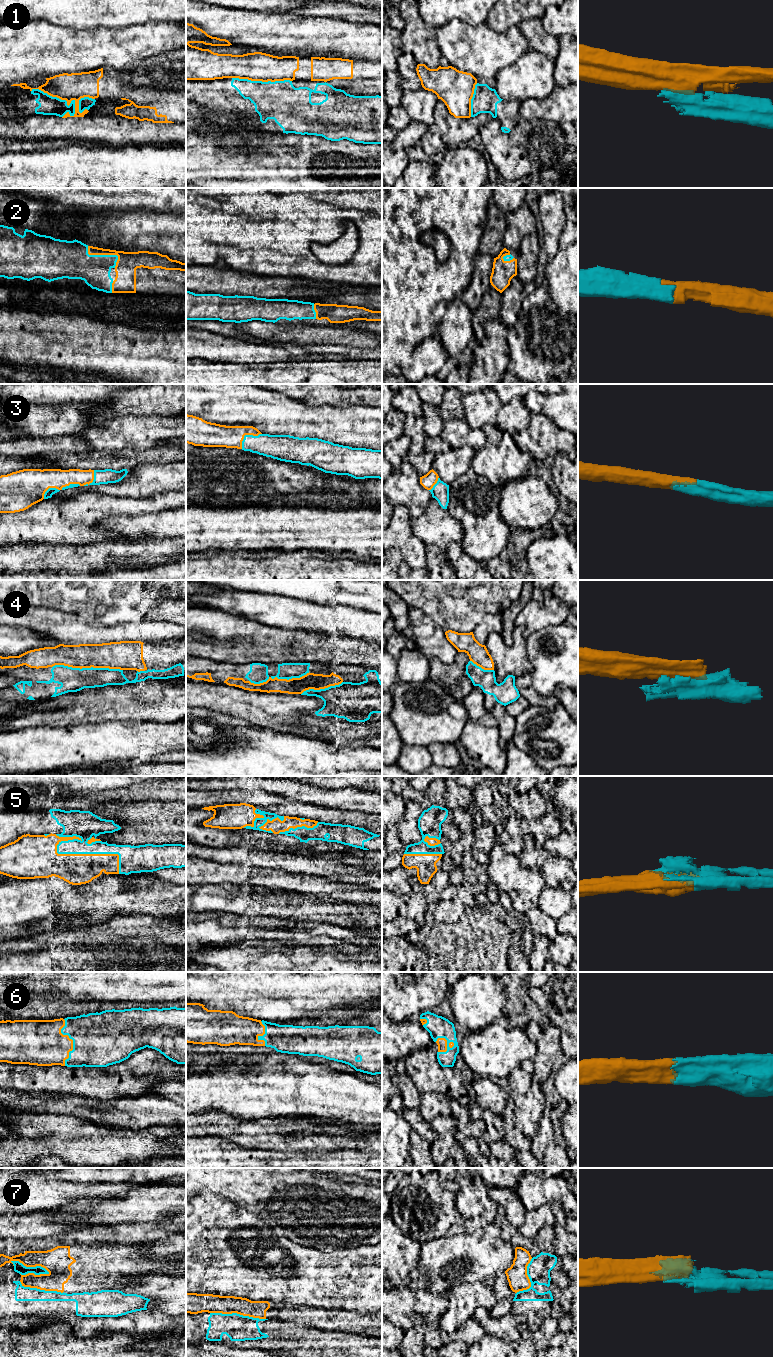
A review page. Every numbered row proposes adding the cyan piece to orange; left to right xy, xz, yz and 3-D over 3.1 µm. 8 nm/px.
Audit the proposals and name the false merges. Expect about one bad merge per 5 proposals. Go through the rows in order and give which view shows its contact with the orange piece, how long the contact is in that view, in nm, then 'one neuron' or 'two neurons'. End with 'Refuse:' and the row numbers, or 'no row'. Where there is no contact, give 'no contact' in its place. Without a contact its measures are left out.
1: meets orange in xy; contact 400 nm long; two neurons
2: meets orange in xy; contact 280 nm long; one neuron
3: meets orange in xz; contact 200 nm long; one neuron
4: meets orange in xy; contact 550 nm long; two neurons
5: meets orange in xy; contact 600 nm long; one neuron
6: meets orange in xy; contact 380 nm long; one neuron
7: meets orange in xy; contact 340 nm long; two neurons
Refuse: 1, 4, 7

